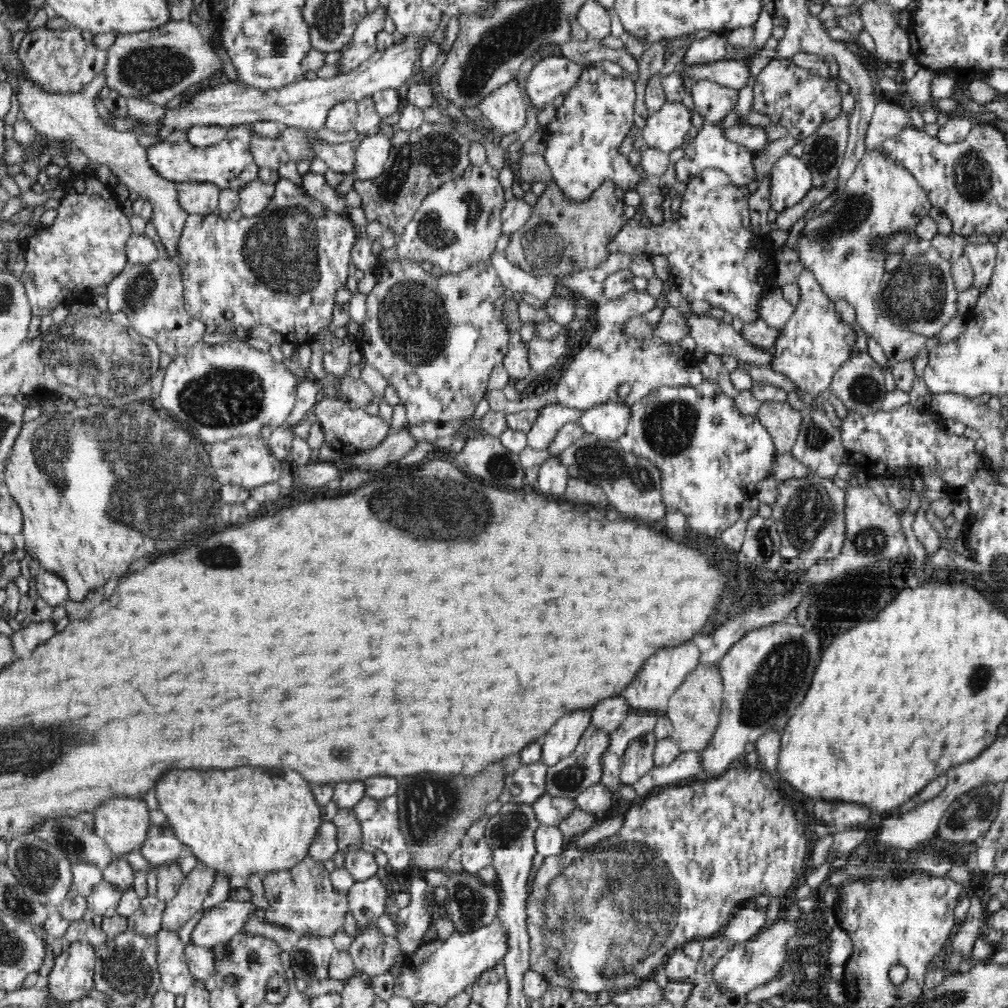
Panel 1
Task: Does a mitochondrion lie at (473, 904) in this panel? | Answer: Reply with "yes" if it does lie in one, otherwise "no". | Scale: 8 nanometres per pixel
yes

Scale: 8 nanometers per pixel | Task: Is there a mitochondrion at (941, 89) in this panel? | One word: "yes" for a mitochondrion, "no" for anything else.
no

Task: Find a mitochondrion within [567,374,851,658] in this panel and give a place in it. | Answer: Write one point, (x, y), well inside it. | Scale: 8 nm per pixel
(669, 426)

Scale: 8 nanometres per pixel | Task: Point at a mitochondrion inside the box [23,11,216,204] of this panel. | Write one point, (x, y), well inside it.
(156, 68)

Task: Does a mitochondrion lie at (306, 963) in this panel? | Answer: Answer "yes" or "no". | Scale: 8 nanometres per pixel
yes

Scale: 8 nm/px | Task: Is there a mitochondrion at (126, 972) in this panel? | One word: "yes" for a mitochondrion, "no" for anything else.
yes

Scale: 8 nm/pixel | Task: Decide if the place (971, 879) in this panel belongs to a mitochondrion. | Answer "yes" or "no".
no

